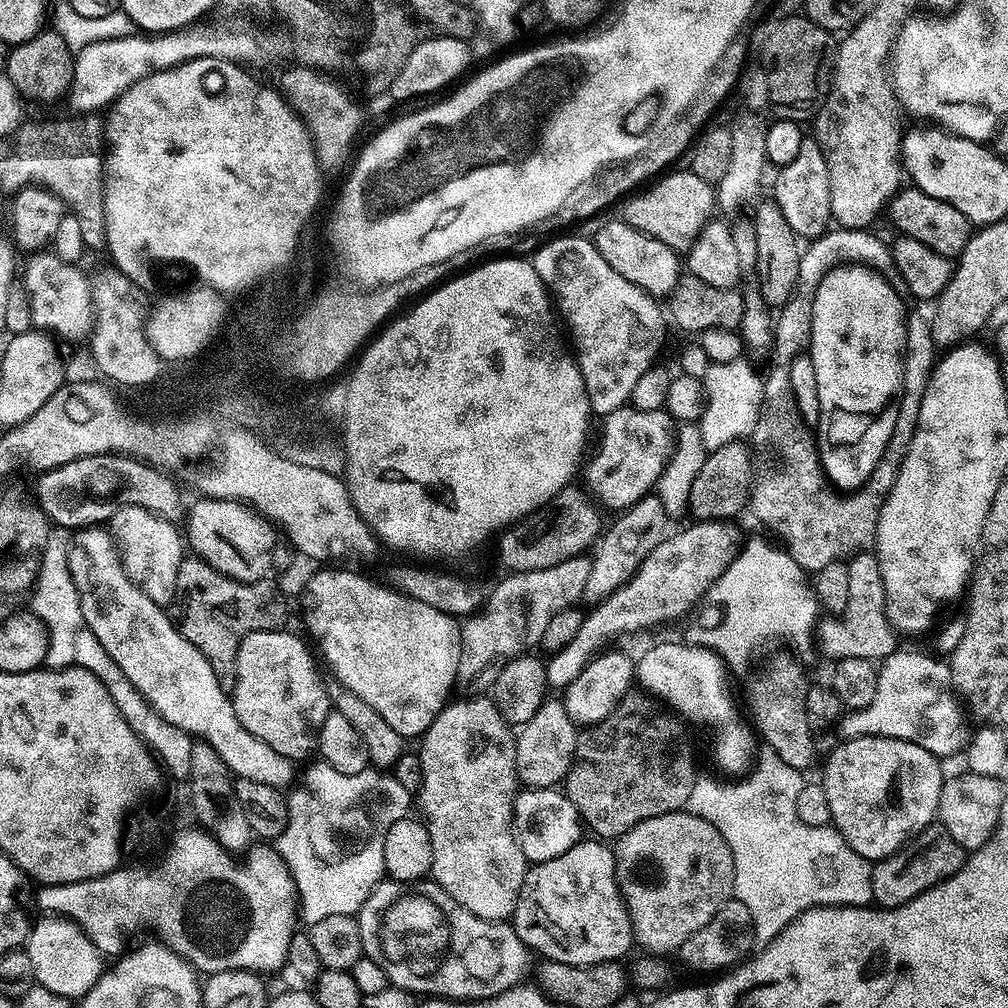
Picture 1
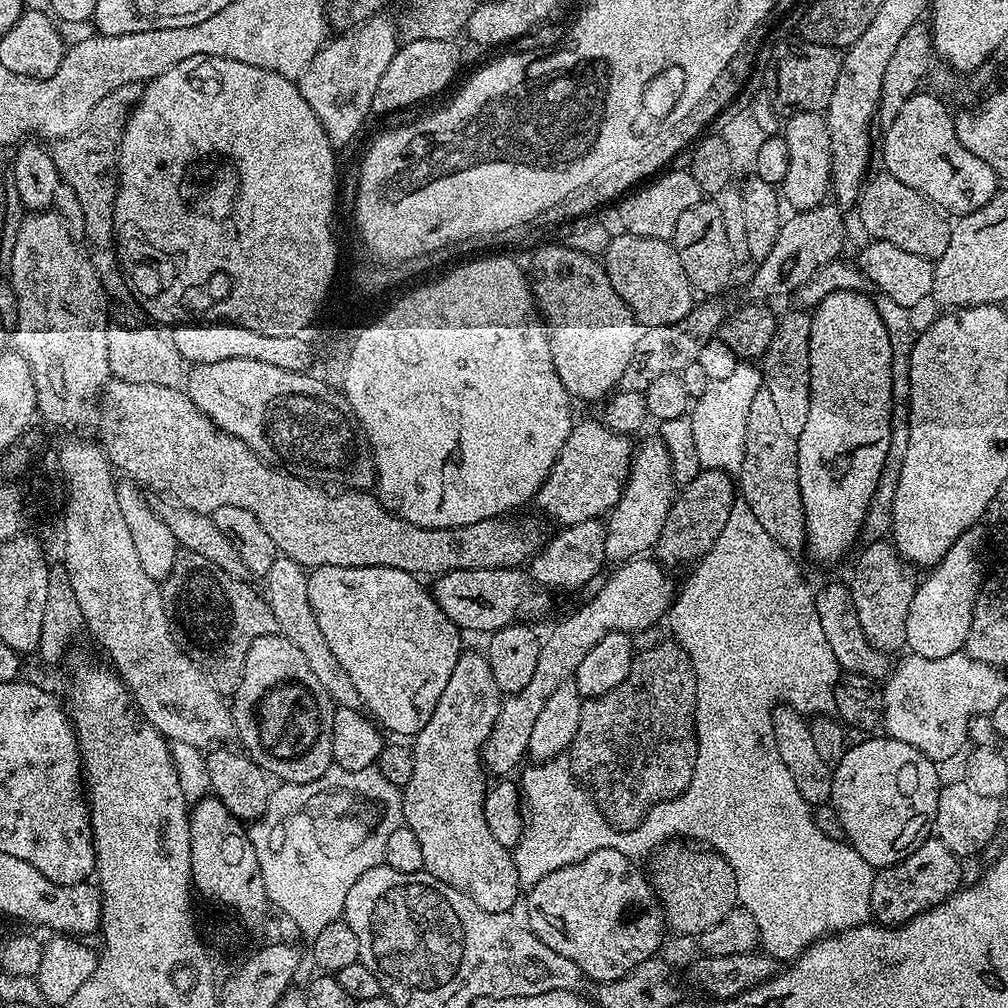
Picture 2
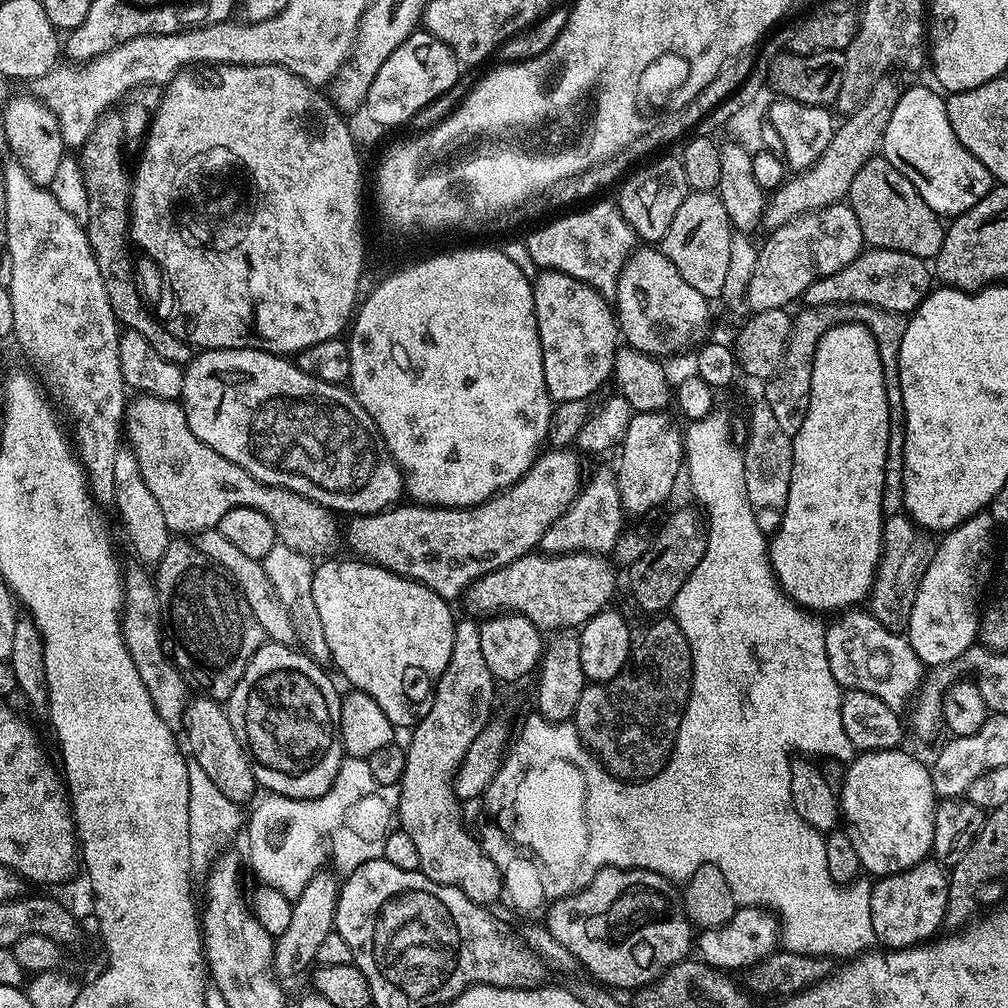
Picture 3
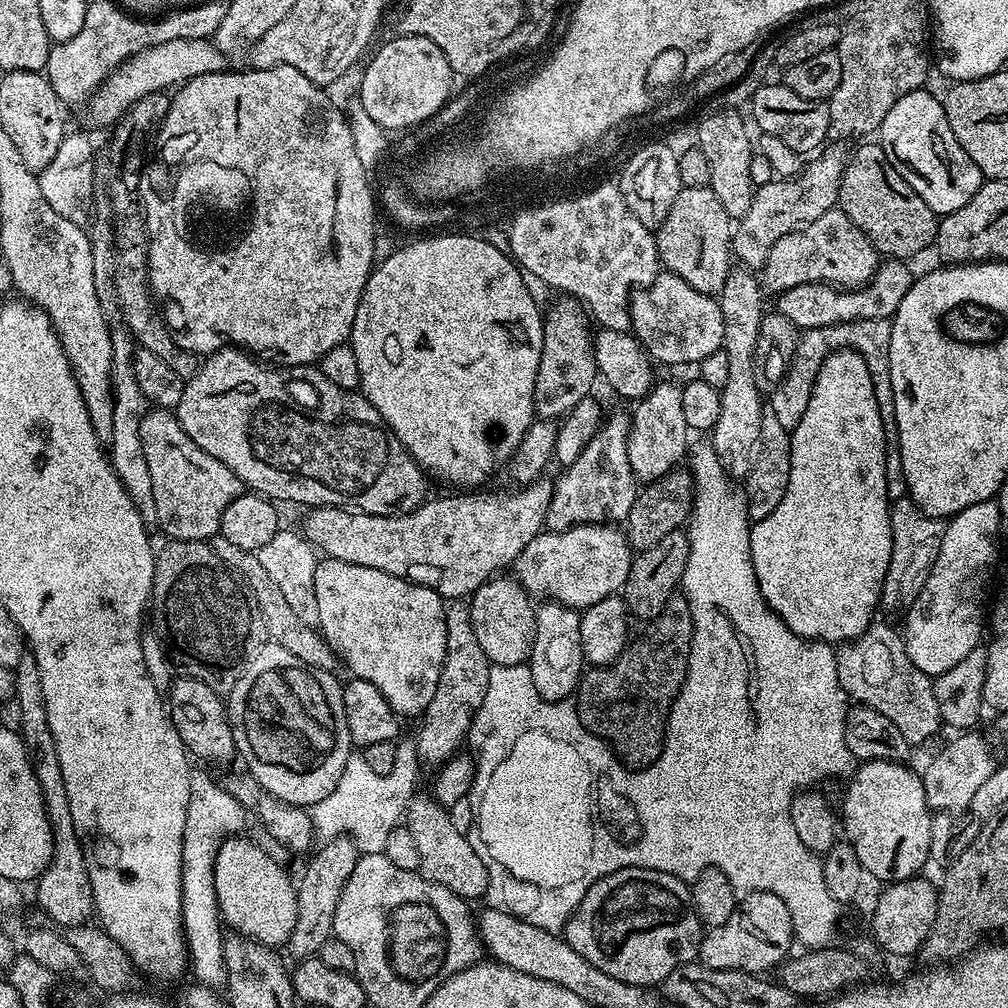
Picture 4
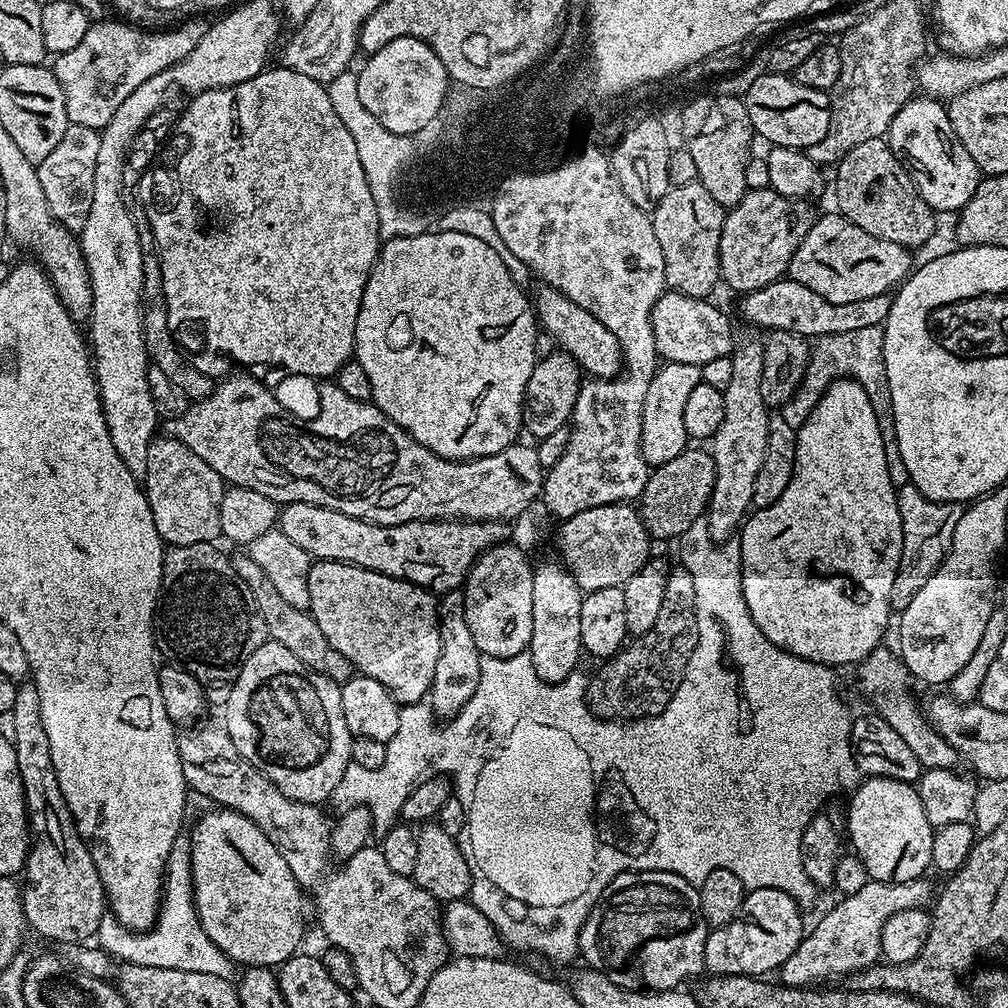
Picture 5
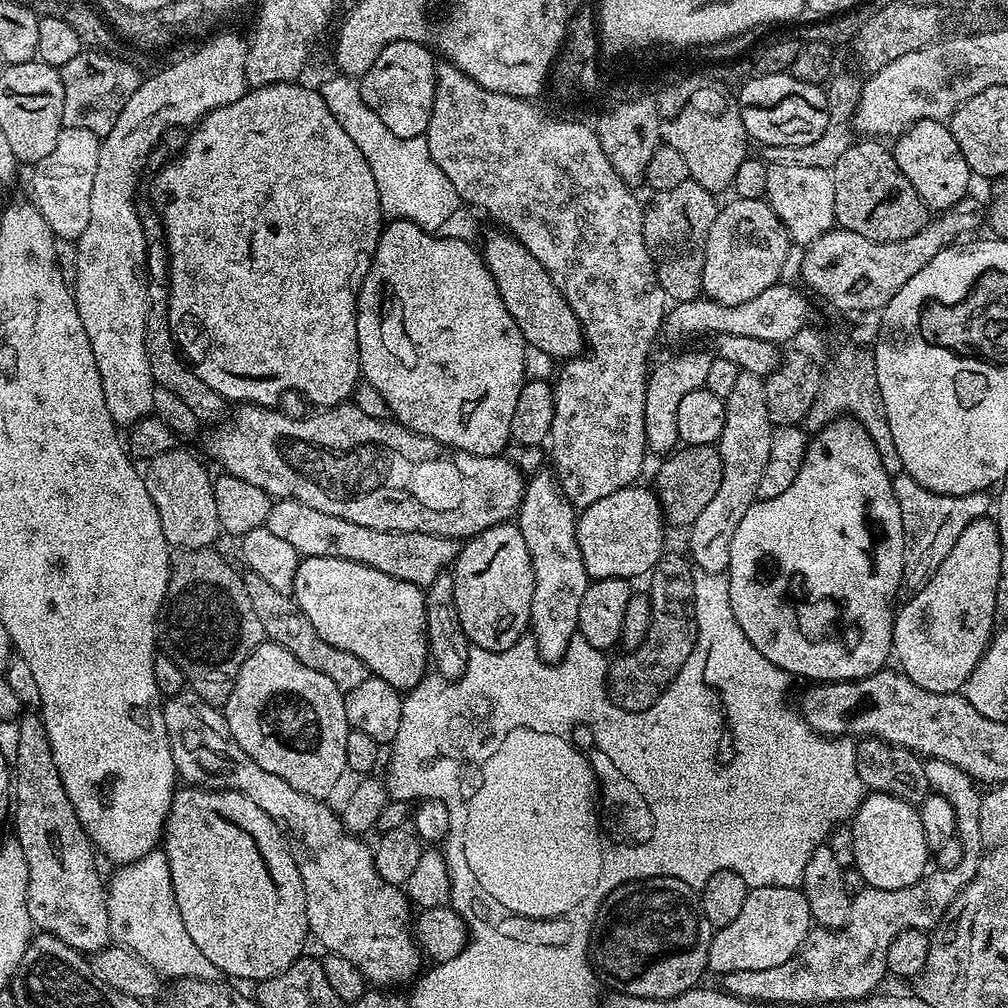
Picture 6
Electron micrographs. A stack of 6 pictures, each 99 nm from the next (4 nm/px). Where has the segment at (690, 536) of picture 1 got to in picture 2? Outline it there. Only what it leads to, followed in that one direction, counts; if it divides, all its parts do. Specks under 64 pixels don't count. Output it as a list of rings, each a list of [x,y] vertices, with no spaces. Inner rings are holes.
[[[637,558],[621,563],[617,567],[620,569],[611,573],[606,586],[597,595],[585,599],[577,612],[570,613],[561,624],[553,626],[548,637],[543,637],[538,663],[534,665],[534,678],[530,678],[522,690],[503,697],[494,730],[484,744],[482,763],[491,775],[493,772],[493,777],[511,777],[511,772],[515,773],[521,767],[520,759],[528,756],[530,733],[534,731],[538,713],[546,707],[550,694],[554,694],[558,686],[569,683],[575,677],[578,666],[582,666],[582,658],[590,654],[596,643],[602,642],[602,638],[611,632],[644,632],[667,617],[674,599],[672,580],[663,564],[648,559]]]

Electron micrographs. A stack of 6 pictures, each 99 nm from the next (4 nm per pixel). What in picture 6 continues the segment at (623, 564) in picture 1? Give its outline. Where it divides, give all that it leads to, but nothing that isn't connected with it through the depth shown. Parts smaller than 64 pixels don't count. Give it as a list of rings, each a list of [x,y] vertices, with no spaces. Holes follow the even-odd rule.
[[[680,352],[648,373],[646,386],[646,414],[644,415],[644,443],[649,449],[668,454],[680,444],[678,434],[678,405],[690,390],[704,387],[712,356],[704,352]]]

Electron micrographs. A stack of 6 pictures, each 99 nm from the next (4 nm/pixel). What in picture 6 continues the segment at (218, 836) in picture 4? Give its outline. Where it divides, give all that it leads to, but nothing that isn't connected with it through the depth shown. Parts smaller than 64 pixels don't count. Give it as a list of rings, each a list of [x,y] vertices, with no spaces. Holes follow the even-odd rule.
[[[159,851],[146,853],[134,864],[123,865],[106,884],[108,897],[108,935],[119,947],[129,948],[151,968],[165,977],[185,980],[215,980],[221,975],[218,966],[198,950],[186,930],[178,910],[174,882],[168,861]]]

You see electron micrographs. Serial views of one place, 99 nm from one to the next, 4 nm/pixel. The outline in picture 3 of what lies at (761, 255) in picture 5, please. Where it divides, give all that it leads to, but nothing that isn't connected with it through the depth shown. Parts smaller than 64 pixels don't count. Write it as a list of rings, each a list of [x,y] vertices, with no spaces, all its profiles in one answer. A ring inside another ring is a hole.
[[[892,74],[880,75],[874,82],[868,96],[853,109],[844,125],[837,127],[830,138],[830,146],[814,162],[814,166],[805,172],[797,173],[785,179],[782,185],[767,197],[764,205],[765,229],[771,230],[782,227],[795,216],[804,212],[813,212],[831,204],[839,204],[845,199],[850,190],[850,182],[854,182],[854,174],[866,166],[866,162],[881,151],[886,126],[890,123],[890,114],[894,114],[894,106],[898,106],[898,98],[902,91],[902,84],[892,77]]]

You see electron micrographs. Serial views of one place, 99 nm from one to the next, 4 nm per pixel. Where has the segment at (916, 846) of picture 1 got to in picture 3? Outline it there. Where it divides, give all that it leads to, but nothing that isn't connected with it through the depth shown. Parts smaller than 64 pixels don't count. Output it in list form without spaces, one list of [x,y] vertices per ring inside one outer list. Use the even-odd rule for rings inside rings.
[[[932,858],[893,876],[879,877],[870,894],[870,922],[874,922],[876,940],[888,950],[915,948],[931,941],[948,914],[948,877],[945,865]]]

